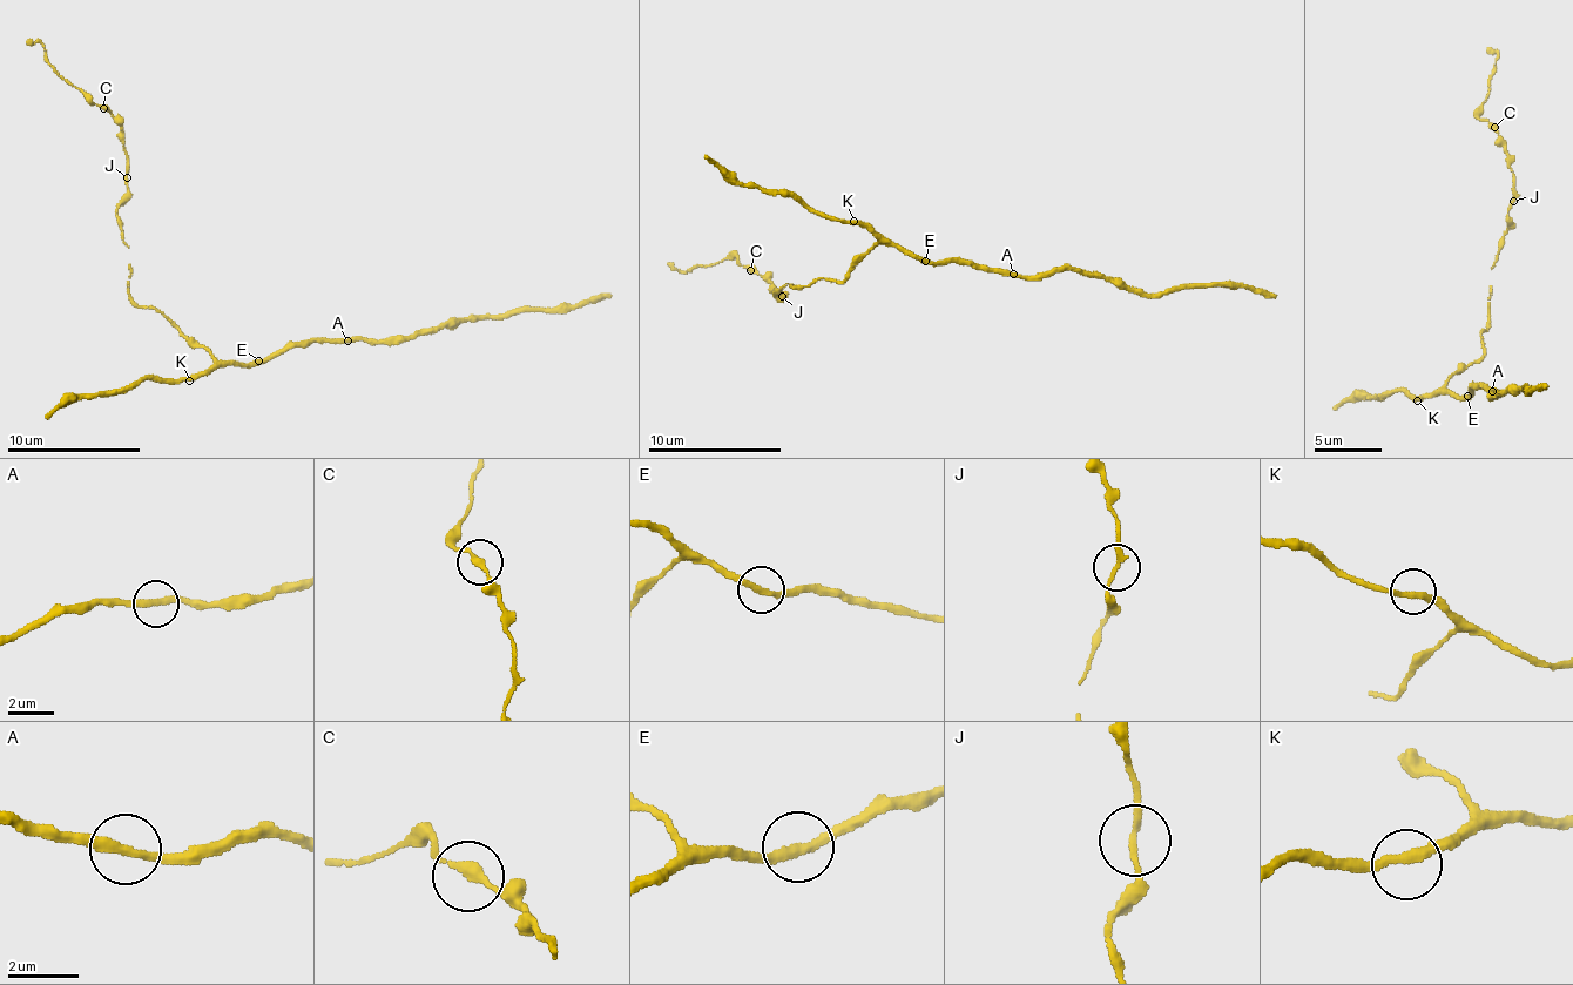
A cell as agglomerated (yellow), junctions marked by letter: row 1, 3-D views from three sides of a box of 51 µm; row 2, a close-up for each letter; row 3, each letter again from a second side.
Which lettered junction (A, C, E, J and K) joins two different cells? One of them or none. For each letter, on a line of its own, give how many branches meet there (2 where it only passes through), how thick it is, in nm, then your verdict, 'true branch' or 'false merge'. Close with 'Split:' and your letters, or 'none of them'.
A: 2 | 280 nm | true branch
C: 2 | 240 nm | true branch
E: 2 | 280 nm | true branch
J: 2 | 190 nm | true branch
K: 2 | 280 nm | true branch
Split: none of them

